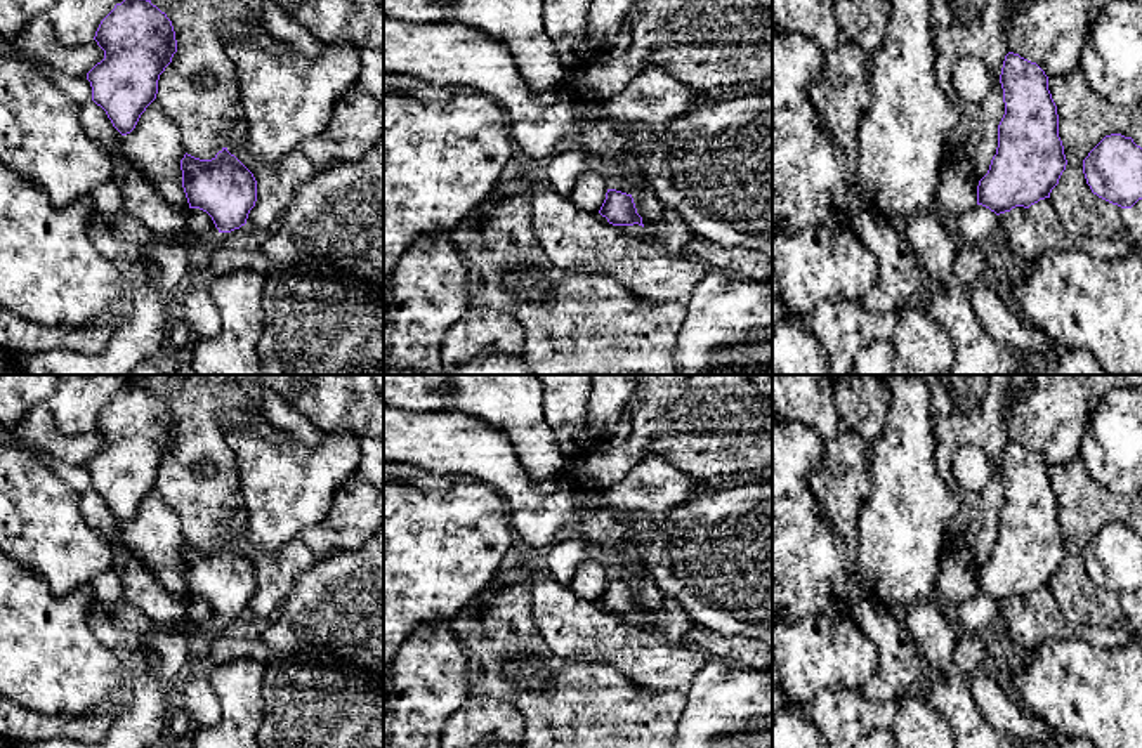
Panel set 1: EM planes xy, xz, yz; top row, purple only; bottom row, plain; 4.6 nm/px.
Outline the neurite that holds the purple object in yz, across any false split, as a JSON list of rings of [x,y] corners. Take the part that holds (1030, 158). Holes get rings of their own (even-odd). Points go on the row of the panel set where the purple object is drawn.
[[[1008,52],[1000,83],[1005,115],[998,125],[998,148],[977,186],[977,205],[996,215],[1050,198],[1067,165],[1045,71]]]

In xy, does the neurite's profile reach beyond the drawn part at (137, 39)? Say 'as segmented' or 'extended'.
as segmented

